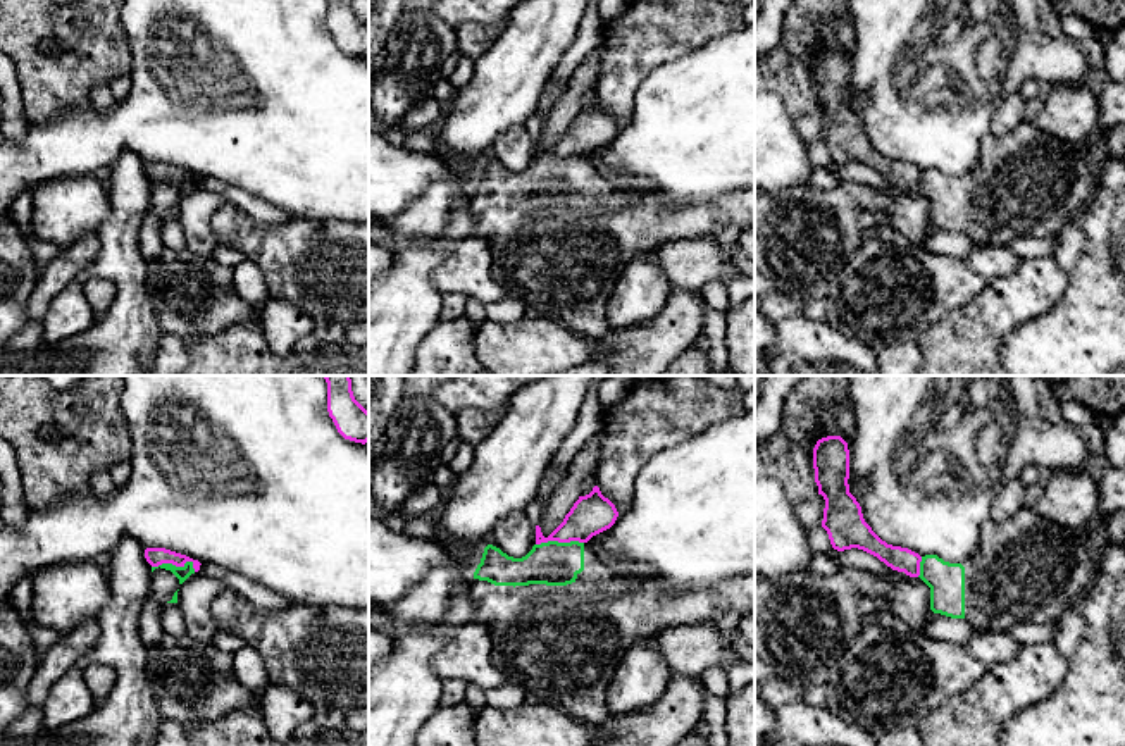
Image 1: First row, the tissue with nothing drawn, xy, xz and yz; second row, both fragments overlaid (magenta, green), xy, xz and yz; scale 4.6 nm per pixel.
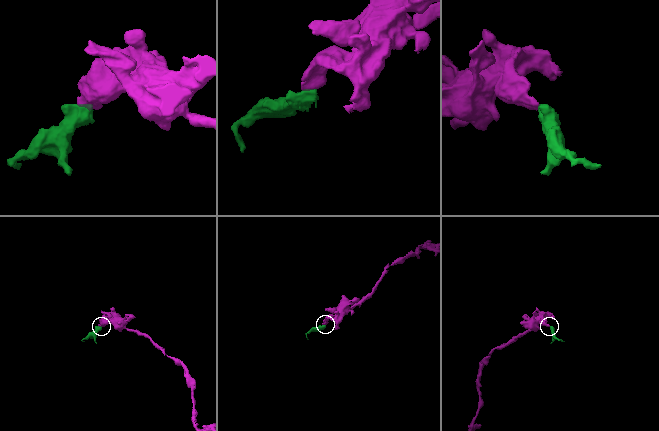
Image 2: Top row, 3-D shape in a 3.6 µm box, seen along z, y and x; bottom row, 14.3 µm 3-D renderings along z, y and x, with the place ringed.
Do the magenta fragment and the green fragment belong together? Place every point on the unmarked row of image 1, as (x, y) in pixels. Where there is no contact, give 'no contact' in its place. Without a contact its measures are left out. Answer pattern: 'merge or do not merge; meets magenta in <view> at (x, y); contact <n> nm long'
do not merge; meets magenta in xy at (176, 180); contact 200 nm long

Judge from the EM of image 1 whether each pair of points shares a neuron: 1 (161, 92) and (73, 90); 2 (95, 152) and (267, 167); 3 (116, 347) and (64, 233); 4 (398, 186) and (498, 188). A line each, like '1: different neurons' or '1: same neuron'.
1: different neurons
2: same neuron
3: different neurons
4: different neurons

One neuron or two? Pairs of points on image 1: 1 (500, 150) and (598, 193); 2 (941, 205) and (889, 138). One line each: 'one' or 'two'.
1: two
2: two

